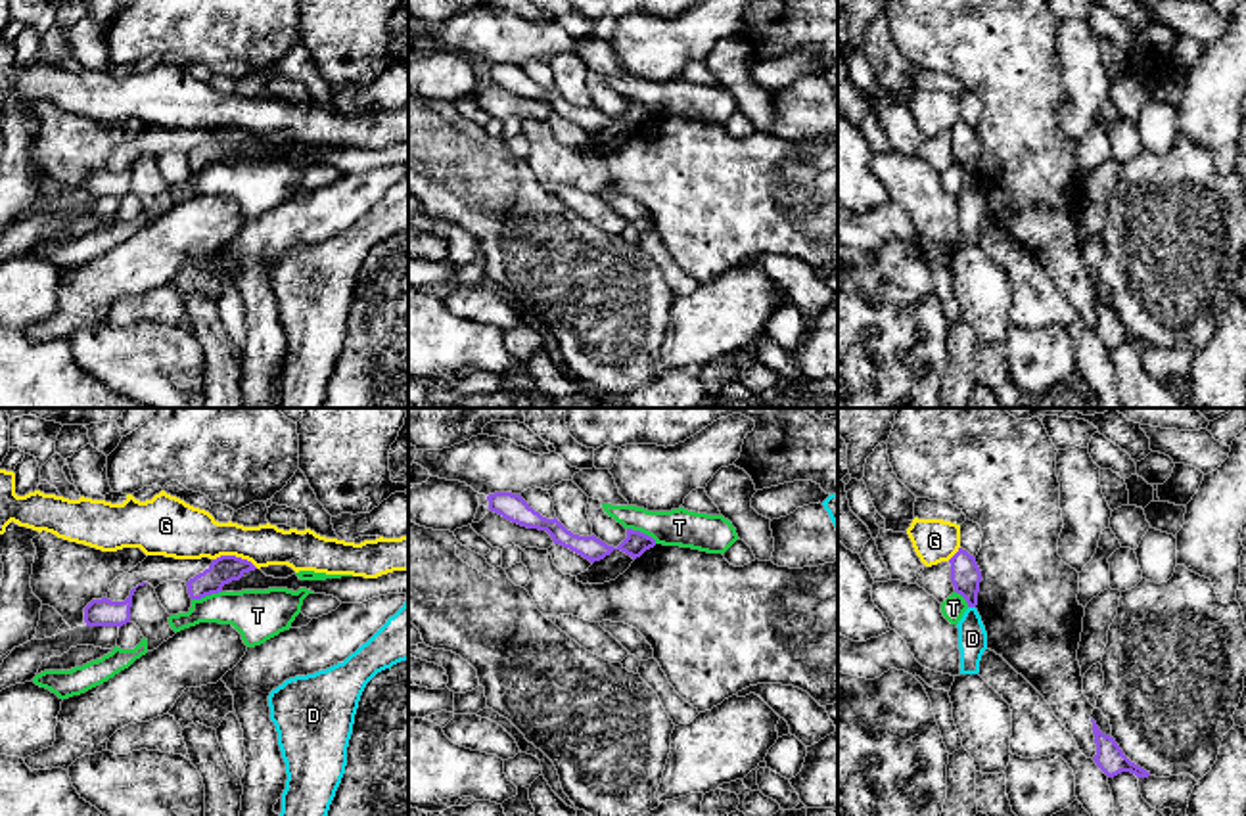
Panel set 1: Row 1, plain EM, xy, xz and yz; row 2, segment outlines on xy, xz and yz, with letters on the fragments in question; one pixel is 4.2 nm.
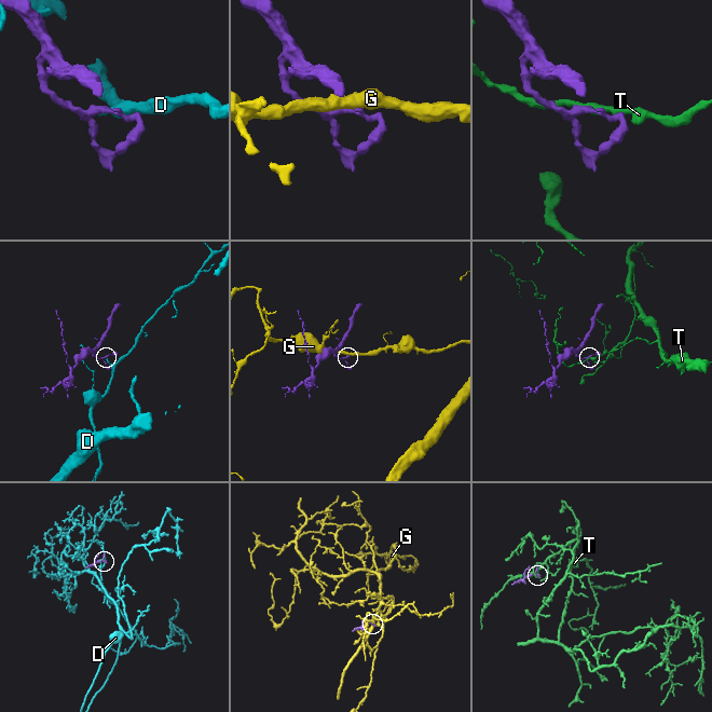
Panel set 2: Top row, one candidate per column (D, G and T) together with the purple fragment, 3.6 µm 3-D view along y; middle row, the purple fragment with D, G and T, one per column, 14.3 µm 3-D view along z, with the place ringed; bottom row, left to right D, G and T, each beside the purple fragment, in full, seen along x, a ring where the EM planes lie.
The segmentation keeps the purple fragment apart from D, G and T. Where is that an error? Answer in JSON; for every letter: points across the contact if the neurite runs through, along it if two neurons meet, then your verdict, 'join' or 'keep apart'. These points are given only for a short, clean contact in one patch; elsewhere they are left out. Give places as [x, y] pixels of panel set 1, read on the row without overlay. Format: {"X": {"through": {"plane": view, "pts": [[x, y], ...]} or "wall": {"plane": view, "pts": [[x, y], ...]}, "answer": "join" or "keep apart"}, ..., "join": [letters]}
{"D": {"answer": "keep apart"}, "G": {"wall": {"plane": "xy", "pts": [[213, 129], [240, 127], [257, 138]]}, "answer": "keep apart"}, "T": {"answer": "keep apart"}, "join": []}

